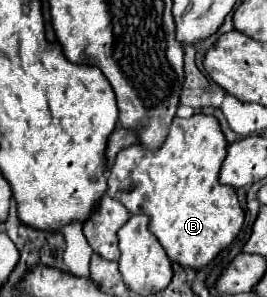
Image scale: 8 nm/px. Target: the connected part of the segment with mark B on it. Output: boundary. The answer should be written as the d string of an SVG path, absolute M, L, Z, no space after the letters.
M175 117L169 137L159 151L151 153L141 145L131 145L117 155L109 169L107 193L119 199L131 213L143 211L151 217L151 231L173 263L199 271L233 243L245 221L235 189L223 187L217 181L225 151L227 141L215 117Z

